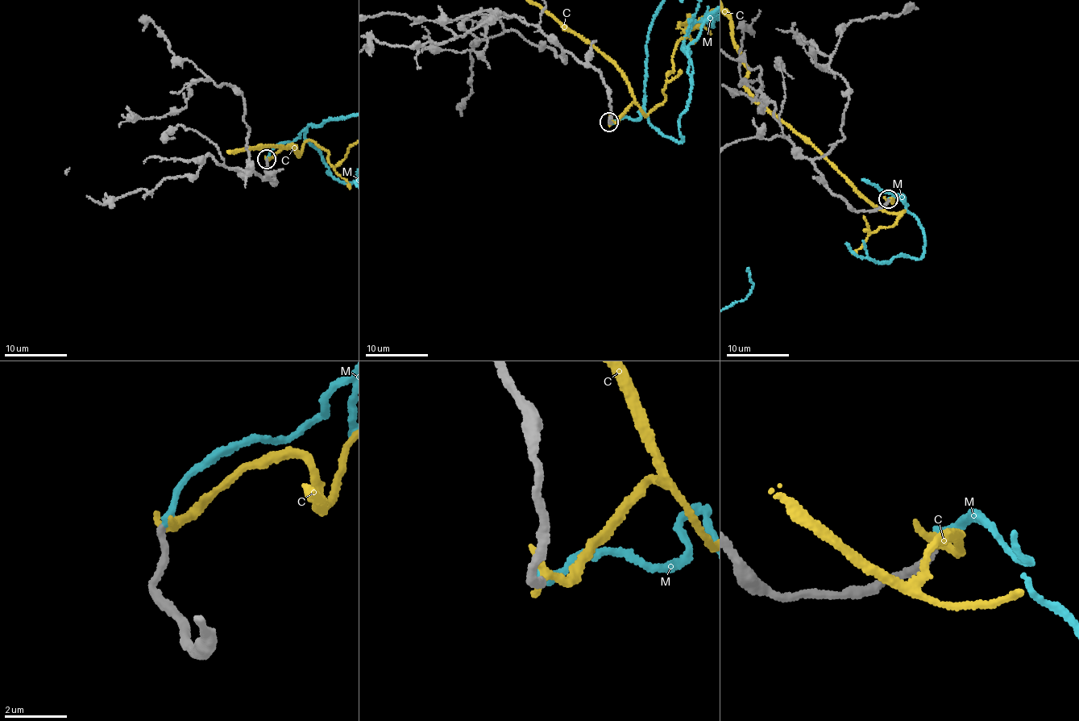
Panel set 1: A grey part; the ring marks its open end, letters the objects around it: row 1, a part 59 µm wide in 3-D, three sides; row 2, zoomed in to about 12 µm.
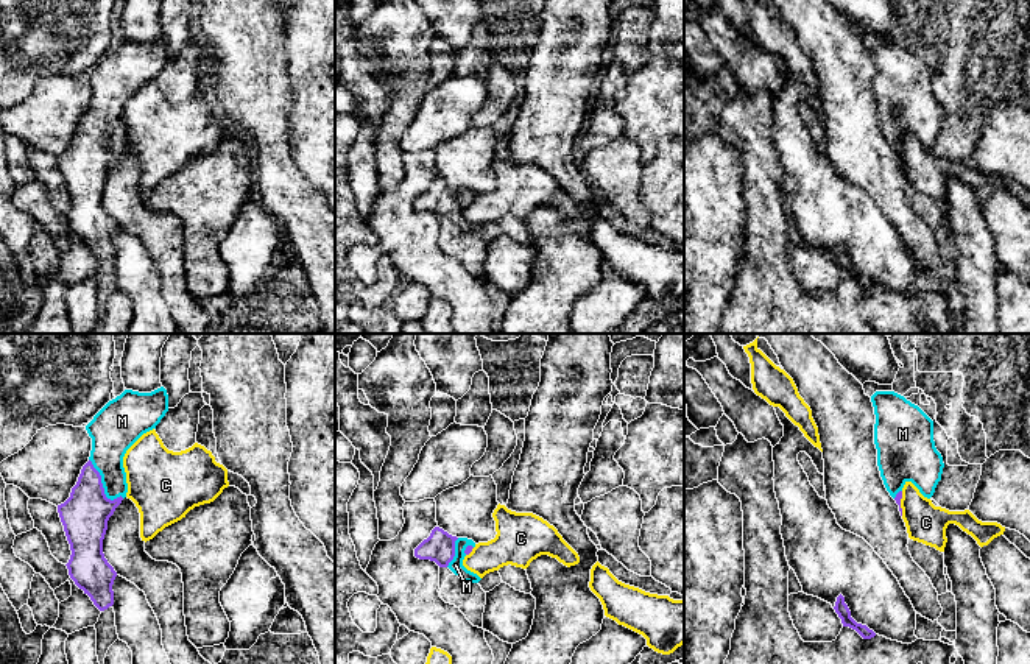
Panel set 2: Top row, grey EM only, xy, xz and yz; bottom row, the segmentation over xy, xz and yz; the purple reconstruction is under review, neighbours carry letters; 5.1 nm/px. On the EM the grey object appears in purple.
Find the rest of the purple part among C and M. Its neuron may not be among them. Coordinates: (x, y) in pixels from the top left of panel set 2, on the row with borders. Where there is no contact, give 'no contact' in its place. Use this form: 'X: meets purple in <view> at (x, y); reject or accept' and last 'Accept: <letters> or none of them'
C: meets purple in yz at (899, 504); reject
M: meets purple in xy at (102, 487); accept
Accept: M

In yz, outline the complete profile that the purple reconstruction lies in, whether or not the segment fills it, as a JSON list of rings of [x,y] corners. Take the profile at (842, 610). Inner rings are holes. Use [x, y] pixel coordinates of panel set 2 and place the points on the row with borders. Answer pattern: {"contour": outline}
{"contour": [[[841,594],[837,597],[834,609],[838,614],[838,617],[841,619],[843,627],[849,627],[849,628],[855,630],[863,639],[871,639],[876,636],[876,633],[873,630],[870,630],[866,625],[857,623],[851,617],[851,611],[849,611],[848,605],[845,603],[845,597]]]}

